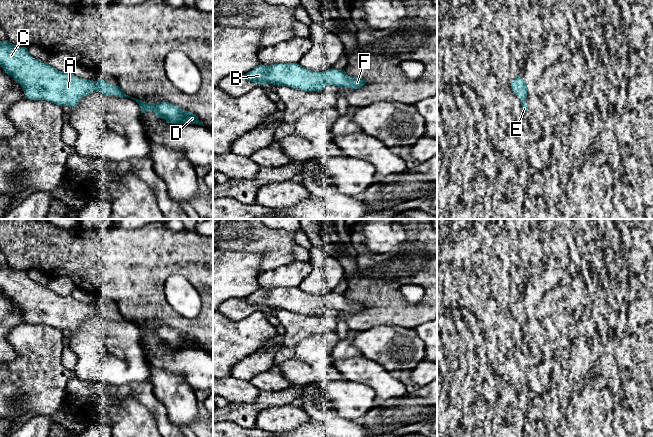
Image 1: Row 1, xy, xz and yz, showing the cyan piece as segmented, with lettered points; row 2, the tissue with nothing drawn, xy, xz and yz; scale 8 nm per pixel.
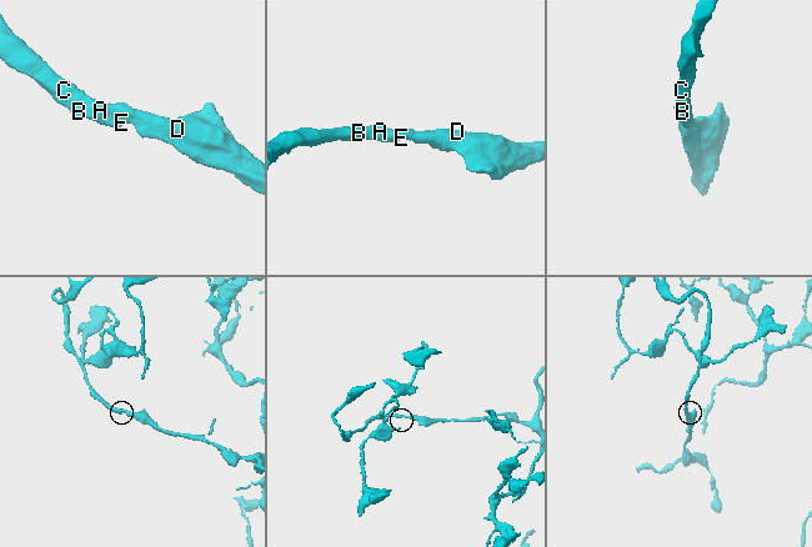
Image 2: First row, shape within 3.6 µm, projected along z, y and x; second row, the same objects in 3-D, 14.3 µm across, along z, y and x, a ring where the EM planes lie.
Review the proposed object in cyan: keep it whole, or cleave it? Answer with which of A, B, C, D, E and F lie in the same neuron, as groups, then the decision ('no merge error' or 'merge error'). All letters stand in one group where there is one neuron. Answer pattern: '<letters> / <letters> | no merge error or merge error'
A B C D E F | no merge error

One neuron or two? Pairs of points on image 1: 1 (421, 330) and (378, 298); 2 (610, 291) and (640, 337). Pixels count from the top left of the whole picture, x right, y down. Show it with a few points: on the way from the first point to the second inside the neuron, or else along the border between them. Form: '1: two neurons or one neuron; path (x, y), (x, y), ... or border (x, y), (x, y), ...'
1: two neurons; border (426, 321), (414, 329)
2: two neurons; border (638, 307), (638, 326), (625, 340)

